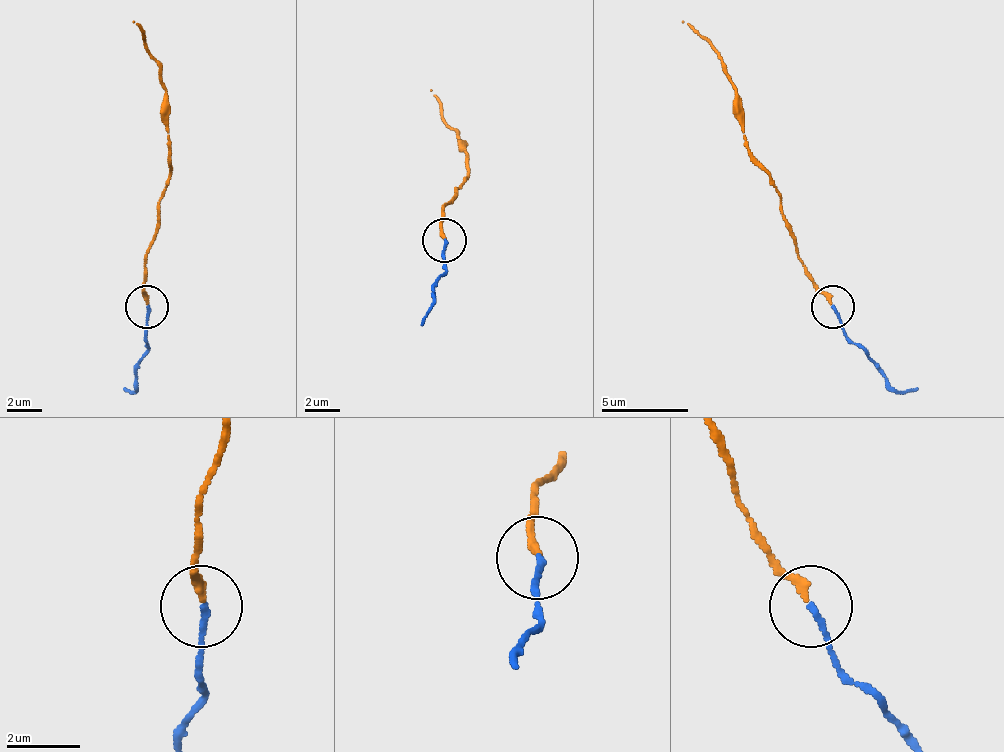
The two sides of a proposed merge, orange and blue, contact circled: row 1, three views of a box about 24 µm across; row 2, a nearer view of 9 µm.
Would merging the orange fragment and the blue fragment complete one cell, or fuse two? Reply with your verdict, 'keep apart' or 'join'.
join

